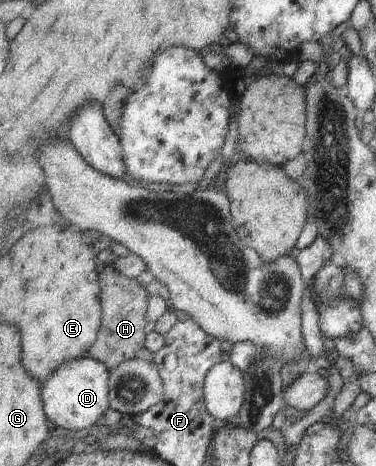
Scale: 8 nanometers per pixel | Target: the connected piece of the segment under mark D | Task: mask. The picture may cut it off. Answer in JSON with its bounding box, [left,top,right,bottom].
[41,356,111,435]

